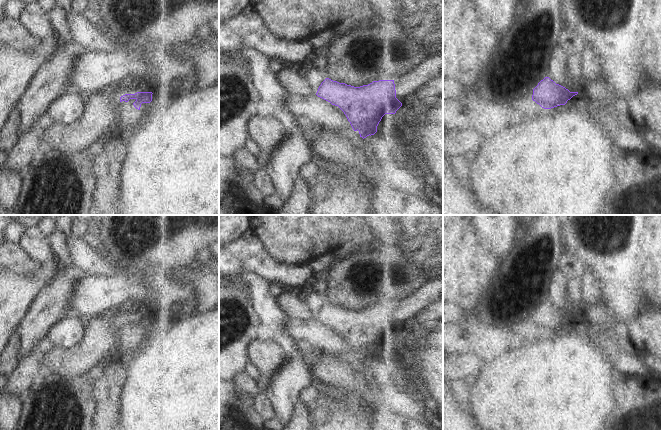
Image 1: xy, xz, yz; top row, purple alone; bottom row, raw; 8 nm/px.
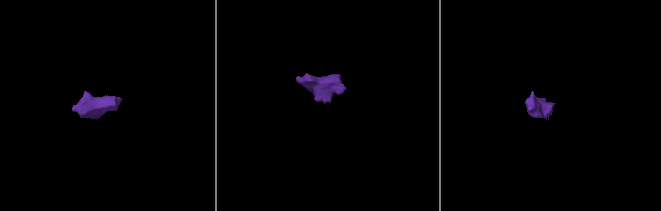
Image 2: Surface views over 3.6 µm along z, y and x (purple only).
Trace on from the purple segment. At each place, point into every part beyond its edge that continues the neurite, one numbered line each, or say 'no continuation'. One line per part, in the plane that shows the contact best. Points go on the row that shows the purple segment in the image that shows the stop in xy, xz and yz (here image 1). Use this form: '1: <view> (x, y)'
1: xz (407, 85)

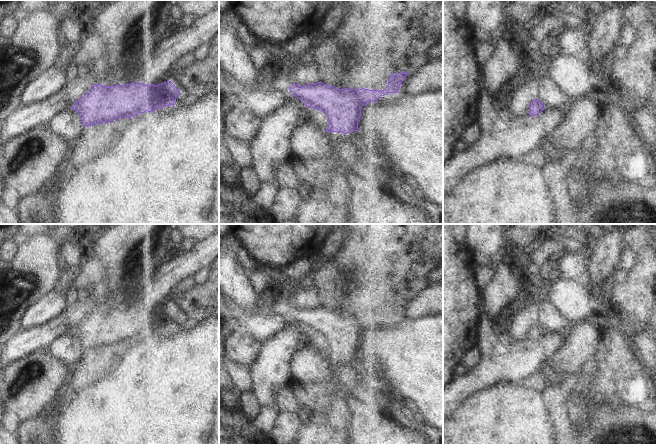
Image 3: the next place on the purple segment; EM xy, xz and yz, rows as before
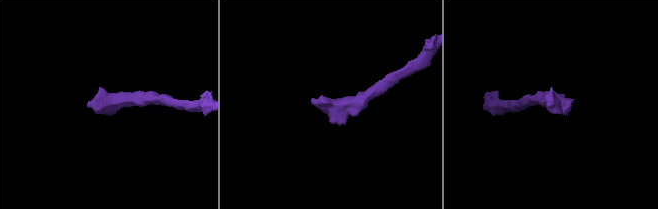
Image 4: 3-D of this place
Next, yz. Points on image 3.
no continuation

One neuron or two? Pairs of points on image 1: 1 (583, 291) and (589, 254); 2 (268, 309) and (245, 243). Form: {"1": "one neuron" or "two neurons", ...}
{"1": "two neurons", "2": "two neurons"}

